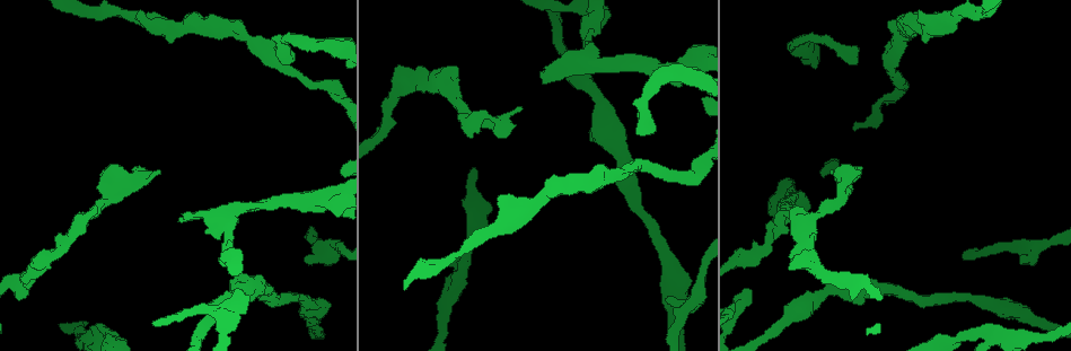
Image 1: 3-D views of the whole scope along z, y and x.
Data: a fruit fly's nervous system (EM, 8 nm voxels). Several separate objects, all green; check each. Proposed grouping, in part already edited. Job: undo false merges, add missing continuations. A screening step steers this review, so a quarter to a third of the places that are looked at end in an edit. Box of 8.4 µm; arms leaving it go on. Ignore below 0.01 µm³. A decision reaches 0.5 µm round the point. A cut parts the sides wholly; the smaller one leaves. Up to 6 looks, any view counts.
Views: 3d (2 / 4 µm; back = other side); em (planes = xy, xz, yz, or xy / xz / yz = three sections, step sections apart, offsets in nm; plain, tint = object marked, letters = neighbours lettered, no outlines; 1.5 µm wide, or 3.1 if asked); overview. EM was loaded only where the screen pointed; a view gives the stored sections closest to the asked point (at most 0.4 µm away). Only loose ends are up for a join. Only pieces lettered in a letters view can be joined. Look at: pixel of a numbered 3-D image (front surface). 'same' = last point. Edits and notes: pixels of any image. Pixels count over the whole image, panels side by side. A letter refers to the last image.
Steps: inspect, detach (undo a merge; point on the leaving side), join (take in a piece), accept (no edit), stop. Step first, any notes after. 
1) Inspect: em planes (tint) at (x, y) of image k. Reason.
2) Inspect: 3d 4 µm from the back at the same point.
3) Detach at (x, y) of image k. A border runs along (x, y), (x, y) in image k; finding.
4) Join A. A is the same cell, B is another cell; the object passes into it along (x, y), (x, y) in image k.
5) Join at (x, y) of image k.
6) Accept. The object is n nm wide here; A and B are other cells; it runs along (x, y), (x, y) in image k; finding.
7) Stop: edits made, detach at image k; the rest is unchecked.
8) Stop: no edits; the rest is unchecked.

Inspect: 3d 4 µm from the back at (1020, 260) of image 1. An open end.

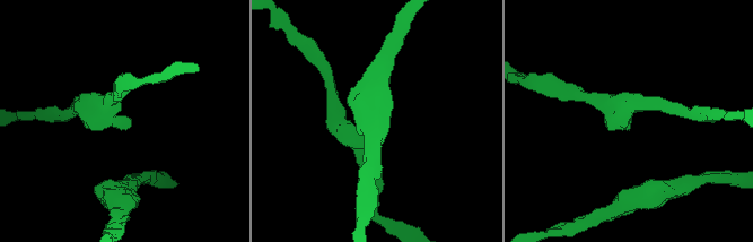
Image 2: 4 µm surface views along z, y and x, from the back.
Inspect: em xz step 8 (tint) at (630, 125) of image 2.

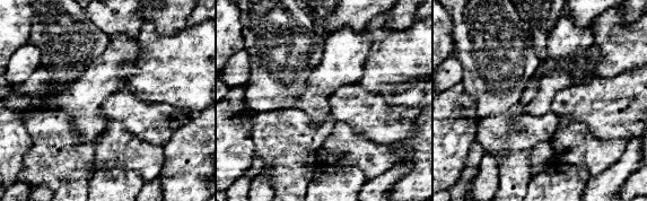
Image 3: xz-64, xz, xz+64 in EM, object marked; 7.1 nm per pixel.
Inspect: em planes (letters) at the same point.

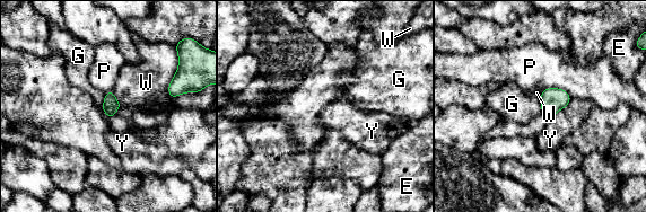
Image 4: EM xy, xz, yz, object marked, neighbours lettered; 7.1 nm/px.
Accept. E, G, P, W and Y are other cells; a border runs along (104, 94), (102, 109), (106, 115) in image 4; none of them fits.

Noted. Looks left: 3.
Inspect: 3d 2 µm from the back at (587, 34) of image 1. Thin neck.

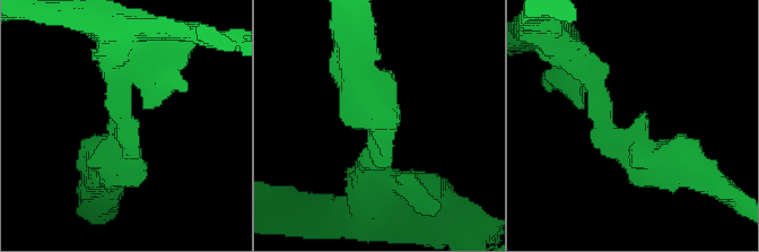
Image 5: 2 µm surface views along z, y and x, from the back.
Inspect: em planes (letters) at (378, 127) of image 5.

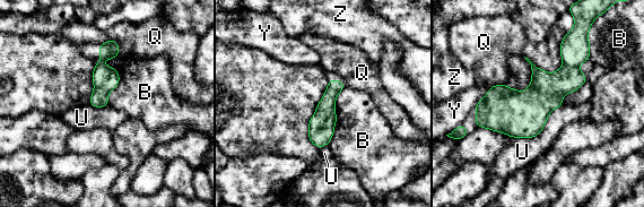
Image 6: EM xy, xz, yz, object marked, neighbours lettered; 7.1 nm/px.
Detach at (546, 91) of image 6. The longest contact is with B, 420 nm; B, Q, U, Y and Z are other cells; a border runs along (564, 65), (577, 67) in image 6; a second neuron is stuck on.

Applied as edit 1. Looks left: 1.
Stop: edits made, detach at image 6; the rest is unchecked.

